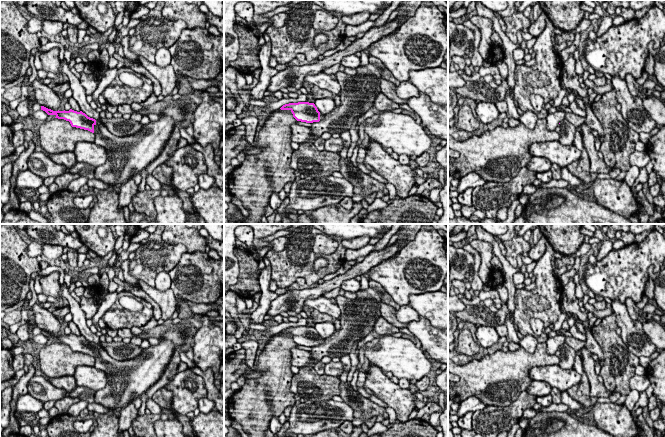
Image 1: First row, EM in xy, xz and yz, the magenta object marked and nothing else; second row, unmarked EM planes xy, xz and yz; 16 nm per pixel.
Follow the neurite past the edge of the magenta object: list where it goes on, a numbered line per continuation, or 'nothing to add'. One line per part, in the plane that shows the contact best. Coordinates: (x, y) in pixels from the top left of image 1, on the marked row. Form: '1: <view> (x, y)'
1: xy (128, 155)

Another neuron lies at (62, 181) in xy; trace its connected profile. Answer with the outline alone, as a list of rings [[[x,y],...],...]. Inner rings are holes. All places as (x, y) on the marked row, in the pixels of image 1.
[[[66,172],[63,175],[57,176],[54,182],[58,185],[59,190],[67,190],[70,182],[79,177],[81,177],[79,173]]]

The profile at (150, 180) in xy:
[[[149,174],[146,177],[146,184],[151,187],[152,190],[159,190],[161,191],[161,183],[152,176],[152,174]]]

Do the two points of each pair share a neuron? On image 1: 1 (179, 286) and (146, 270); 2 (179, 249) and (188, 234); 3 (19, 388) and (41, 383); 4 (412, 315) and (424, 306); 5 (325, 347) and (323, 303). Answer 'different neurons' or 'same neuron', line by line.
1: different neurons
2: different neurons
3: different neurons
4: different neurons
5: different neurons

